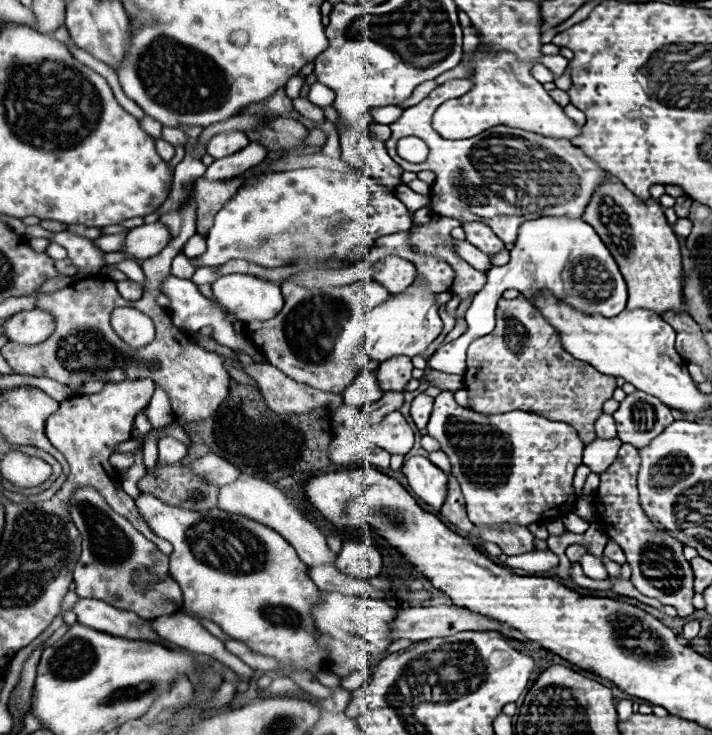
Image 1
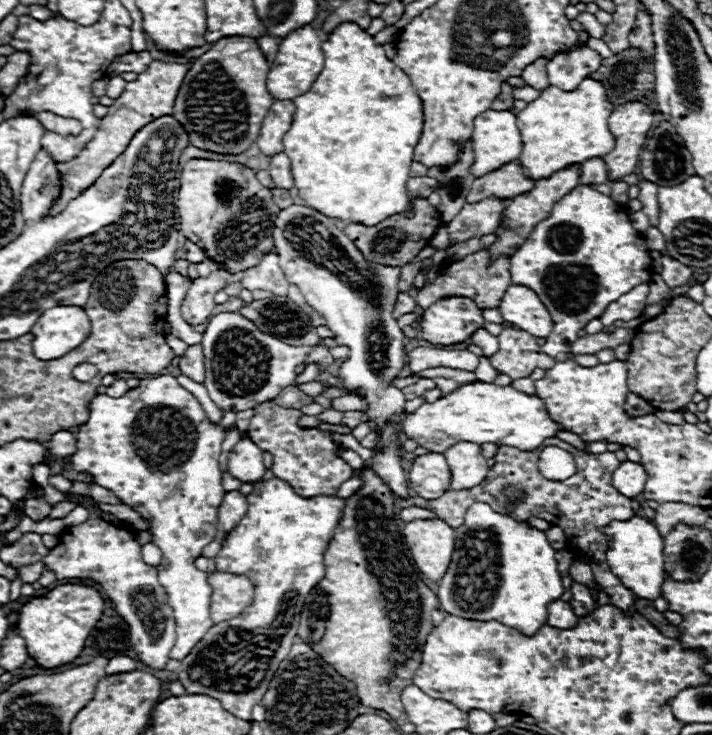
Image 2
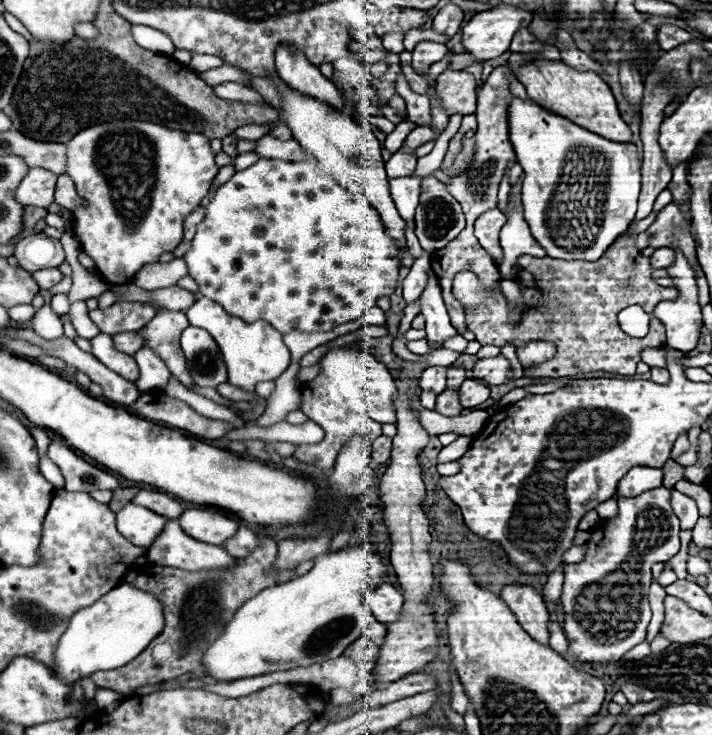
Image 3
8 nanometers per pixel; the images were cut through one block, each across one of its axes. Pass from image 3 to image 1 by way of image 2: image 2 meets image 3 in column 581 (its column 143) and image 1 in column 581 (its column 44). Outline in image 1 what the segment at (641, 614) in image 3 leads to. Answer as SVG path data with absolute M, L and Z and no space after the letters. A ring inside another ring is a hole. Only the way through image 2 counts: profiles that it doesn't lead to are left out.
M584 554L584 556L580 558L580 566L582 566L584 574L586 574L588 578L592 578L592 580L606 580L606 578L608 578L608 572L606 572L606 568L602 566L600 558L596 558L596 556L592 556L592 554Z

